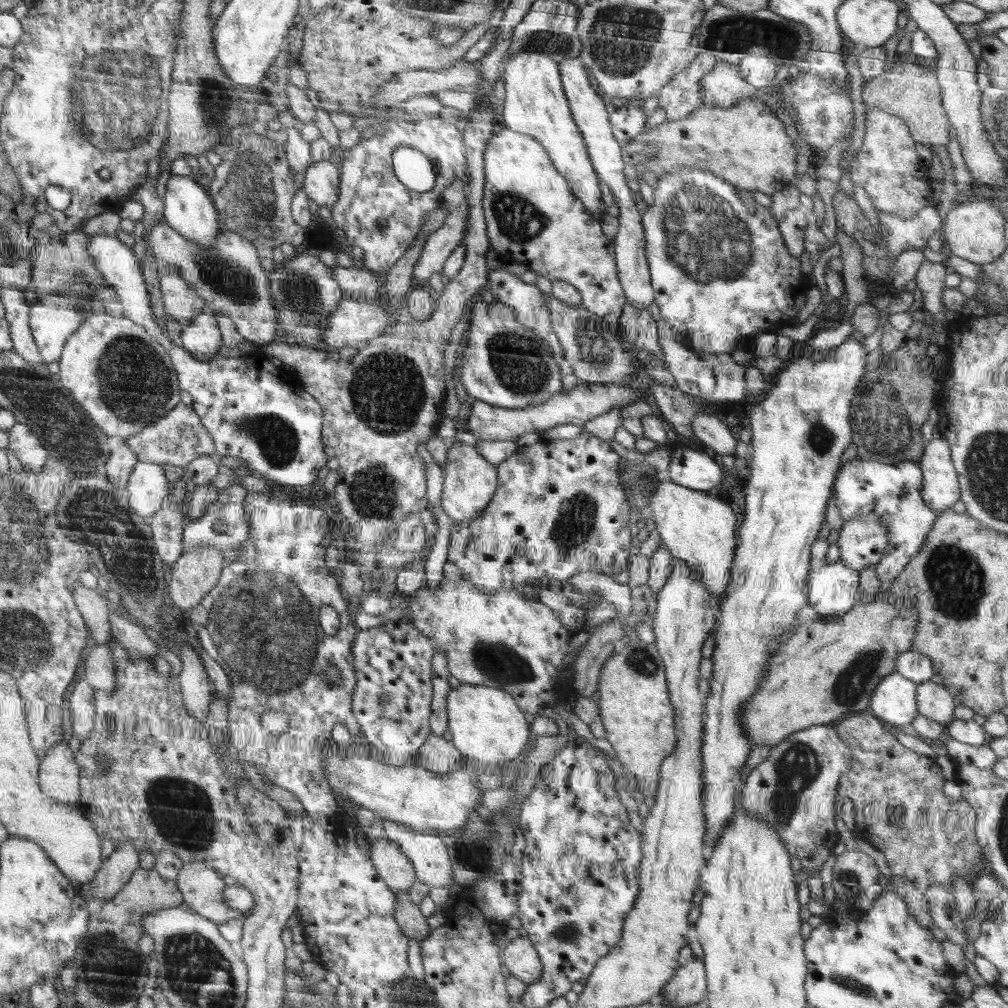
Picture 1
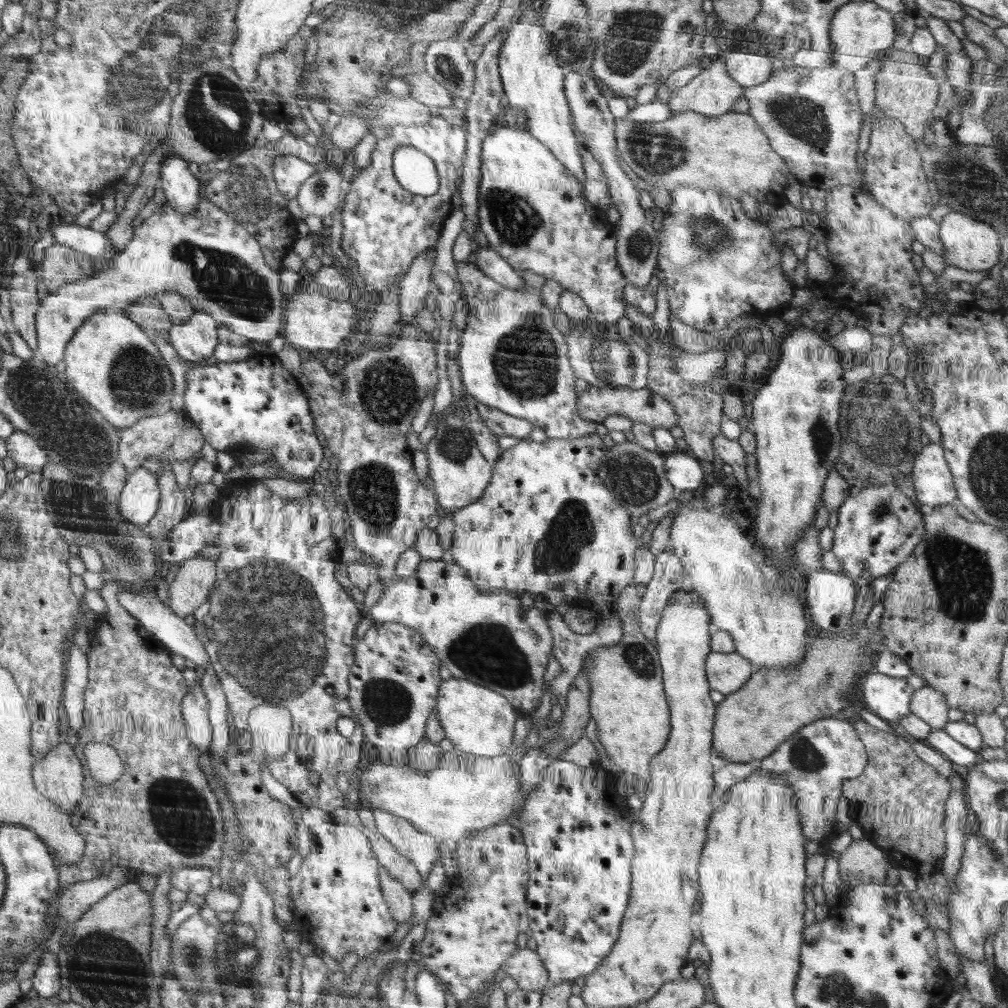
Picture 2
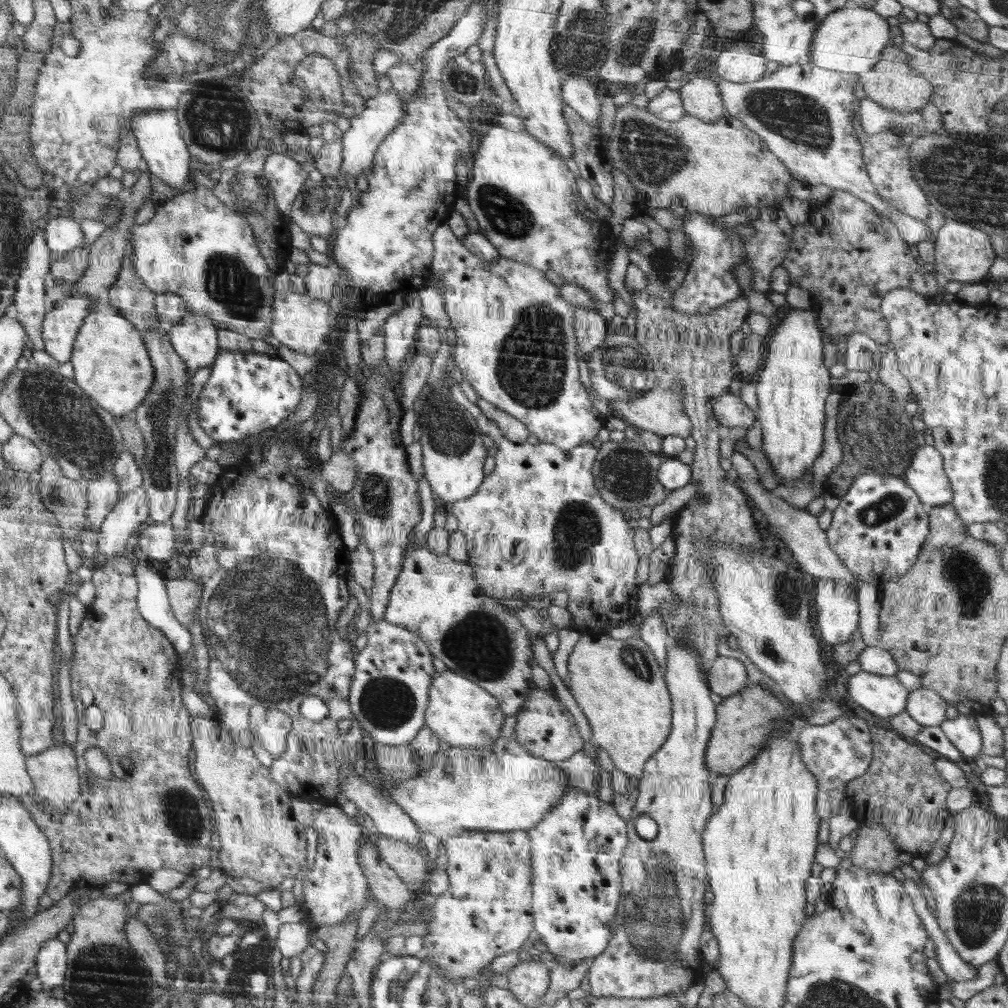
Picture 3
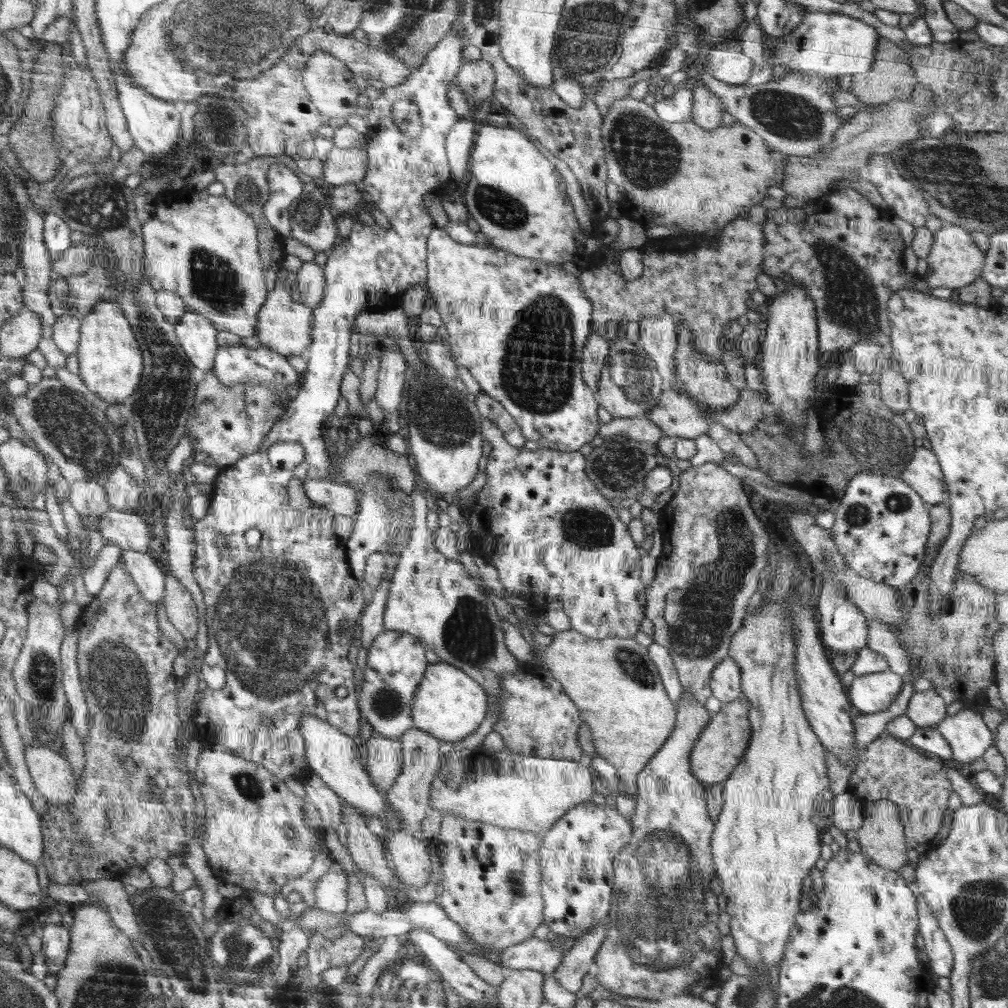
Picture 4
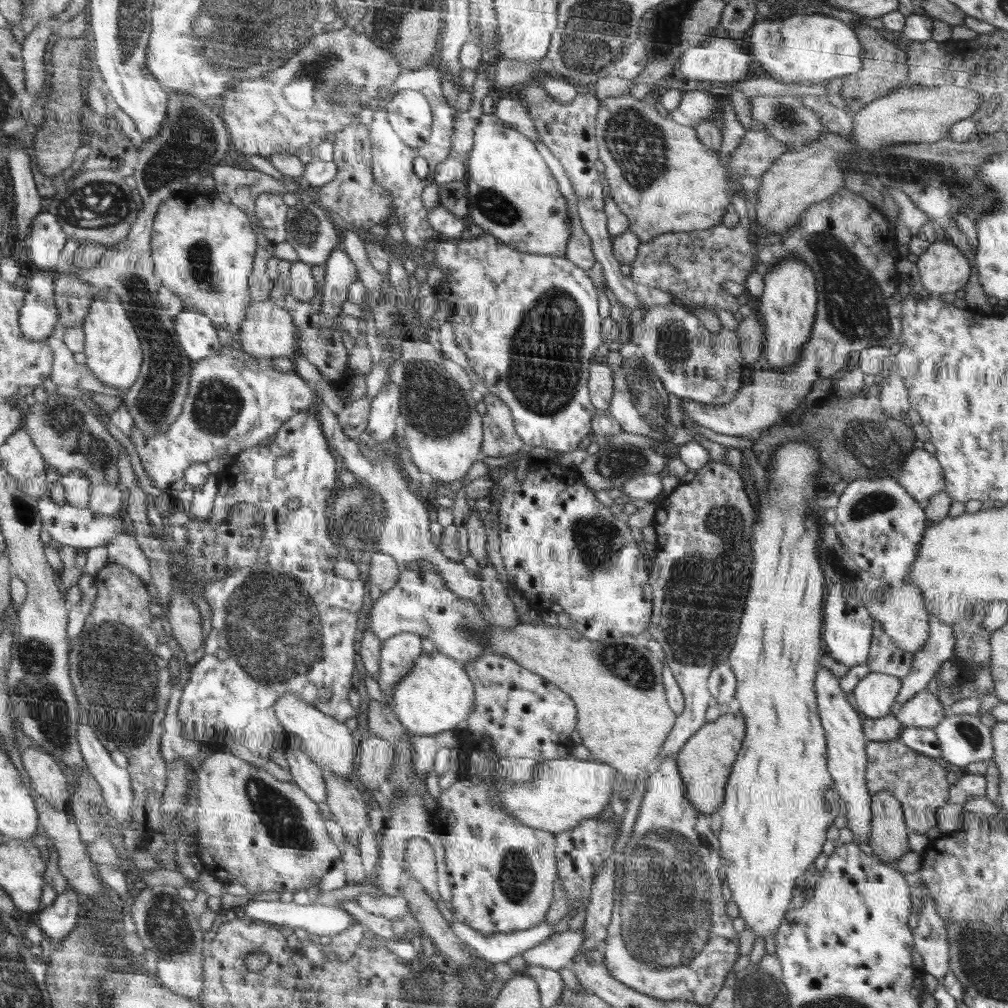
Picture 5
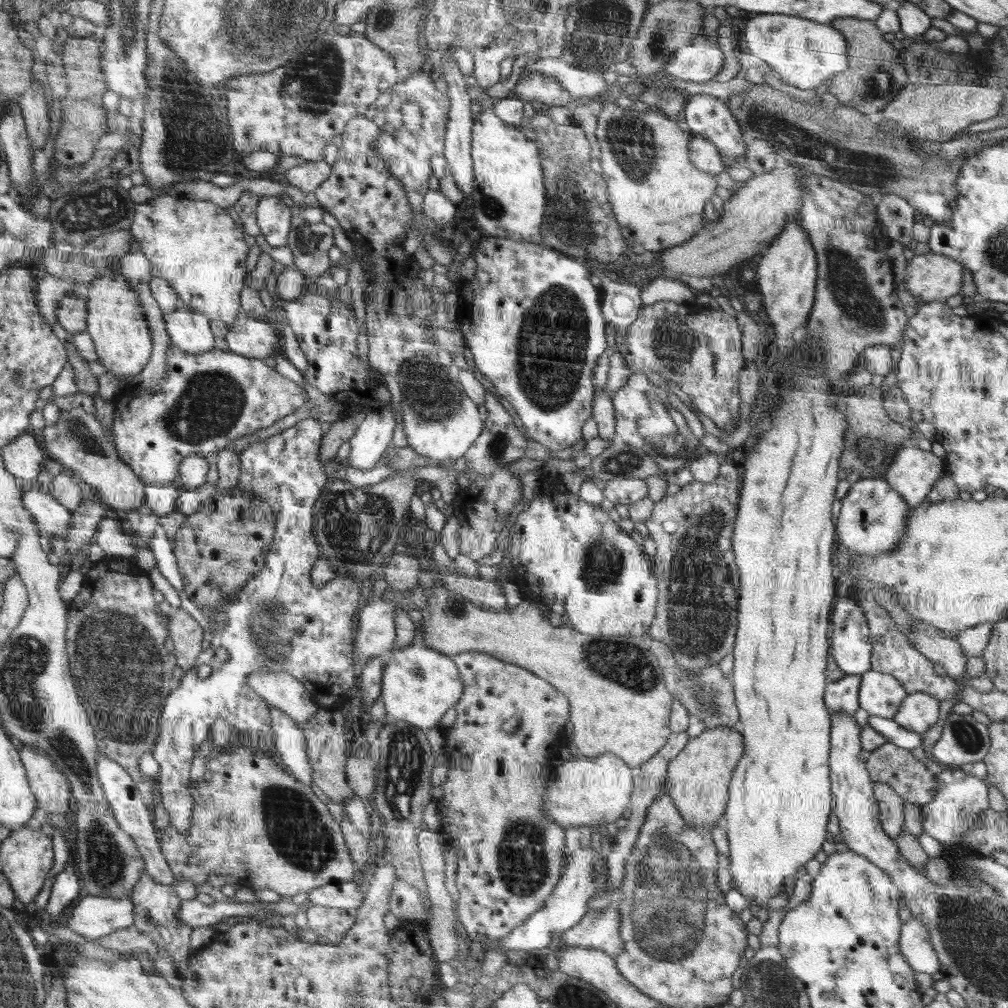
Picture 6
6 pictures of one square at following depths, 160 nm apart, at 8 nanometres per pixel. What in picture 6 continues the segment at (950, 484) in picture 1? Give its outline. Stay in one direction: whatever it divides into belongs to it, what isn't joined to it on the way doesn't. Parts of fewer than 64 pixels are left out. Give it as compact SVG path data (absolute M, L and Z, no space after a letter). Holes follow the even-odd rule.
M912 443L900 447L884 480L910 507L916 508L917 504L927 501L934 484L946 474L944 458Z

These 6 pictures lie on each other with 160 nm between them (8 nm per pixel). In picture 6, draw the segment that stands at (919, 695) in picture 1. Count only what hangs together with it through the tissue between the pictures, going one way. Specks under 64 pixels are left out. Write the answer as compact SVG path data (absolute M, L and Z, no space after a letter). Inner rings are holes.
M924 692L907 695L893 719L902 728L924 734L939 719L939 701Z

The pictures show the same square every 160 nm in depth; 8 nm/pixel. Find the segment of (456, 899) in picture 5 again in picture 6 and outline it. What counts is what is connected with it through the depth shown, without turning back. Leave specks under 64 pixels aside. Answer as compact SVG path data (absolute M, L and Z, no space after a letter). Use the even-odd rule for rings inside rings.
M480 651L463 652L453 656L452 659L455 661L464 681L464 694L462 700L454 706L456 709L454 724L449 728L440 728L445 740L443 752L448 750L446 756L451 762L447 780L441 784L443 794L442 801L439 803L440 835L458 858L456 886L460 892L460 898L456 902L454 914L456 914L459 924L462 925L461 931L466 934L468 941L480 942L487 947L493 944L495 940L508 936L514 928L520 927L529 916L540 911L552 896L559 880L561 880L560 870L562 870L562 856L564 856L564 848L566 848L566 838L564 838L562 827L559 827L559 824L546 814L545 794L549 773L542 772L542 770L546 766L546 760L552 760L564 747L564 745L558 744L558 734L560 734L562 726L568 722L568 708L571 708L571 706L568 706L568 697L554 688L554 685L530 672L529 669L522 668L521 665L498 660L497 657Z

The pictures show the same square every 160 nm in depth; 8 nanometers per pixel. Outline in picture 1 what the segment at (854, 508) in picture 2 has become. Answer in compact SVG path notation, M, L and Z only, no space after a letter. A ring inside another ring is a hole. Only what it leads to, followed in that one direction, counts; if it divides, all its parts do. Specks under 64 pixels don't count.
M876 514L854 516L854 520L843 522L838 534L840 559L846 567L861 572L868 567L876 567L882 553L888 547L886 528L882 528Z

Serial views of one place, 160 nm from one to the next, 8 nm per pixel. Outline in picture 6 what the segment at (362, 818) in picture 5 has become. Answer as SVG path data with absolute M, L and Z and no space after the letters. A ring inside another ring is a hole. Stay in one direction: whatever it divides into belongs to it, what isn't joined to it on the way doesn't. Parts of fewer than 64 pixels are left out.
M319 709L313 717L301 728L307 740L306 751L309 755L310 765L313 766L313 781L329 797L343 806L353 798L353 787L346 784L344 764L346 764L346 740L344 740L344 718L342 711L332 709Z

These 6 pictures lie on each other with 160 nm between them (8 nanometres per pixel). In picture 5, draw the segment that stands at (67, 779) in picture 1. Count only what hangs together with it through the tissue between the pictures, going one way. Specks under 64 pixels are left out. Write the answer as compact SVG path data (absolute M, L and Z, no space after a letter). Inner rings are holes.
M26 750L21 754L21 761L31 788L49 801L55 810L63 810L70 796L68 782L54 758L42 750Z

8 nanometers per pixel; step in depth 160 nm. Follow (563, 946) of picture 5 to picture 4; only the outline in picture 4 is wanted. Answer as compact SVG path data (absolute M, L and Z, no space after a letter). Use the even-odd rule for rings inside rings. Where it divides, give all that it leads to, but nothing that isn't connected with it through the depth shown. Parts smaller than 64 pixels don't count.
M537 937L523 940L500 953L500 966L510 970L532 970L553 974L566 954L557 939L543 940Z

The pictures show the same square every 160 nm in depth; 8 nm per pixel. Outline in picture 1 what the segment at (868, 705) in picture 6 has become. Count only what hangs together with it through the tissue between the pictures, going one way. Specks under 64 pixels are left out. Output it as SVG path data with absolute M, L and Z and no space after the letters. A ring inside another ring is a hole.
M896 672L886 675L870 697L868 711L883 723L902 727L919 714L917 684Z

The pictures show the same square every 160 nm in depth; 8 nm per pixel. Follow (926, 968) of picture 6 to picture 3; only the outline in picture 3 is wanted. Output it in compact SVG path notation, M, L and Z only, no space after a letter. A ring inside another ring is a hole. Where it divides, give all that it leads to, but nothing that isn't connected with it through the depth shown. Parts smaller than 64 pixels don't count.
M911 877L906 878L902 884L913 902L914 910L918 913L929 939L936 945L935 959L938 961L942 972L948 977L948 980L961 982L976 979L980 968L962 960L962 957L950 944L950 941L939 927L936 918L928 909L926 899L918 889L917 883Z

